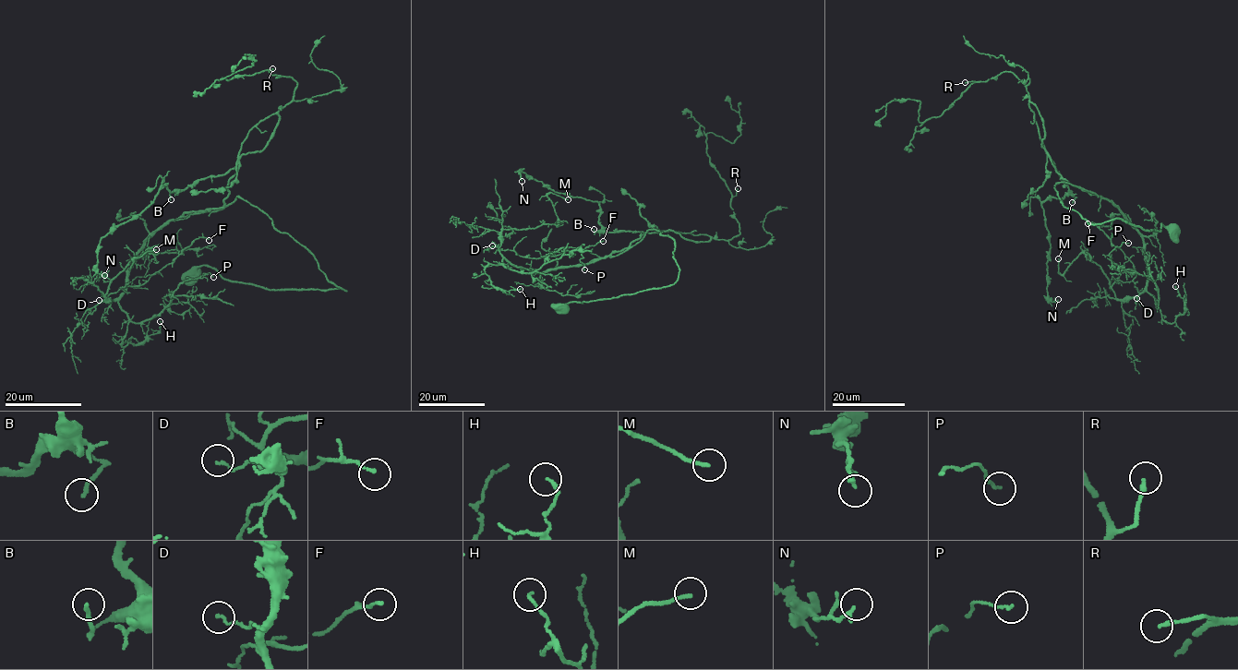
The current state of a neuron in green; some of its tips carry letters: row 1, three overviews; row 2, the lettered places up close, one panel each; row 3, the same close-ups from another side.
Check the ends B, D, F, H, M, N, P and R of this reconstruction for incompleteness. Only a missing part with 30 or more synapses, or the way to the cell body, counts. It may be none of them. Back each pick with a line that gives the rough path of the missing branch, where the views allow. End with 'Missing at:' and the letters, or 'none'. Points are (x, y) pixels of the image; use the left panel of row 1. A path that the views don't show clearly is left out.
Missing at: none

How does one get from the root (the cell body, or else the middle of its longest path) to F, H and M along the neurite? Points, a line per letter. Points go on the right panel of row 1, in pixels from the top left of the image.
F: (1173, 231), (1117, 217), (1088, 224), (1054, 185), (1108, 199), (1137, 230), (1139, 293), (1133, 263), (1087, 223)
H: (1173, 231), (1088, 224), (1054, 185), (1108, 199), (1137, 230), (1170, 323), (1184, 310), (1175, 286)
M: (1173, 231), (1088, 224), (1060, 182), (1120, 209), (1147, 279), (1120, 300), (1088, 255), (1062, 274), (1058, 258)

